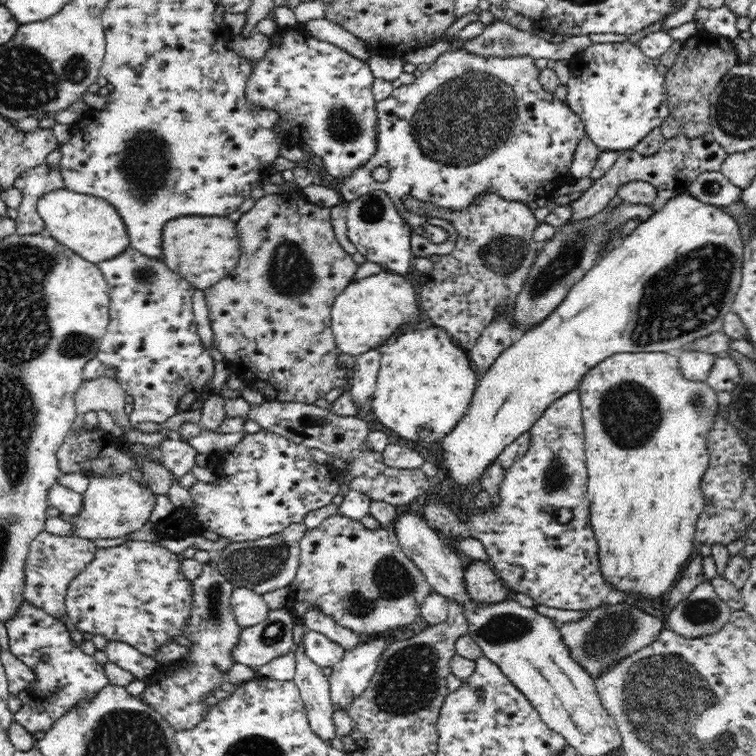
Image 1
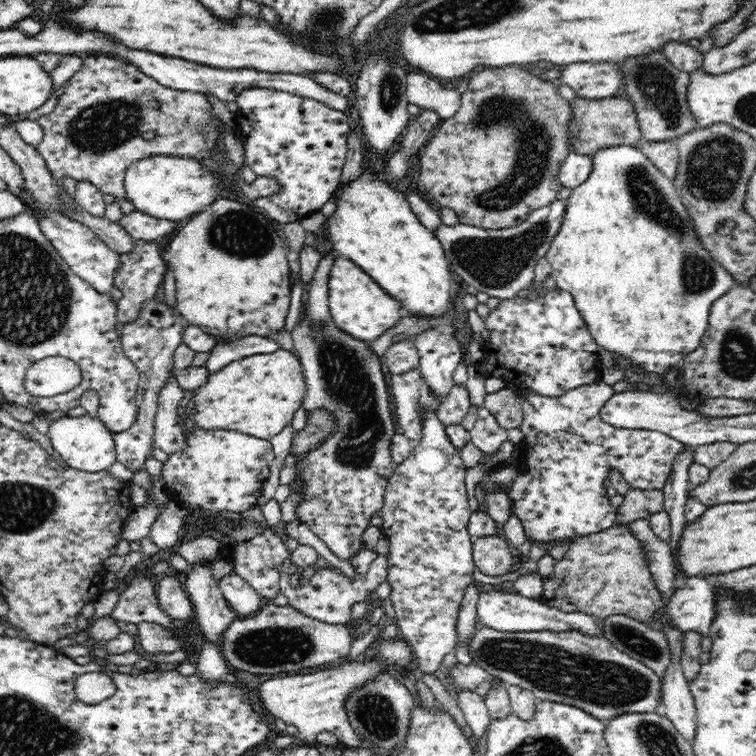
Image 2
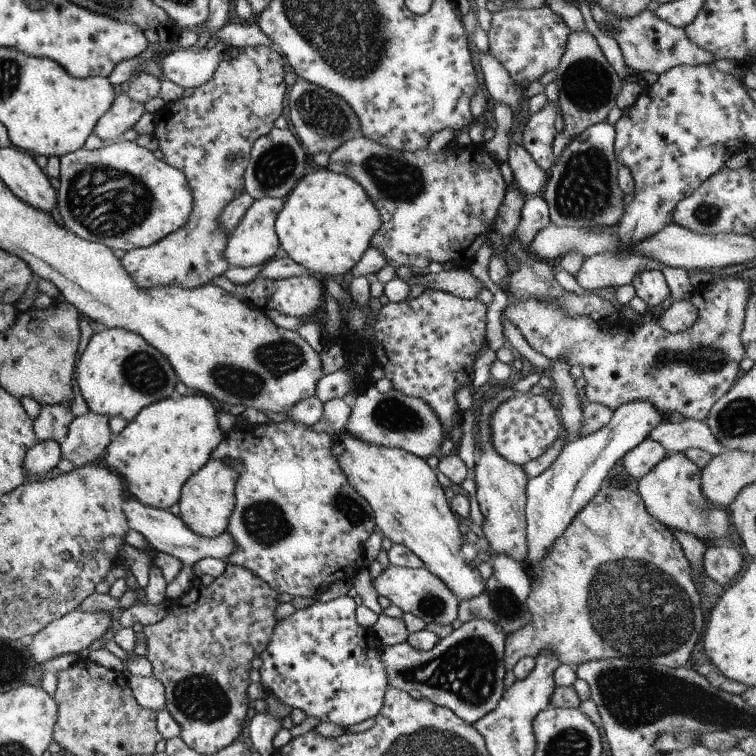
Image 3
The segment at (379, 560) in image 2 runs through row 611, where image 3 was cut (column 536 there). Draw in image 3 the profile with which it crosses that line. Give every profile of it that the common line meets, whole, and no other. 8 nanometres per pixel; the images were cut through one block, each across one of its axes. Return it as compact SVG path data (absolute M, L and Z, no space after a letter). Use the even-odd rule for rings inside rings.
M731 278L731 280L719 280L719 282L710 284L699 292L693 291L689 301L697 308L697 320L693 322L691 328L687 328L685 332L679 332L679 334L669 334L669 332L663 330L651 317L639 323L628 323L626 321L617 323L616 321L616 323L611 324L607 322L593 322L589 316L575 316L575 318L569 318L569 316L561 310L561 306L557 306L557 304L545 304L545 302L539 302L539 300L533 300L533 298L531 298L531 300L525 300L525 302L523 302L523 300L517 300L517 302L509 300L508 304L502 310L501 317L505 318L505 320L509 320L522 334L525 342L527 342L533 350L539 352L539 354L543 354L543 356L546 356L549 360L555 360L555 358L559 360L559 358L561 358L561 360L565 360L565 362L571 364L571 366L581 366L582 376L586 380L586 385L584 386L585 396L590 403L603 405L609 408L609 410L614 411L616 408L619 408L621 404L633 402L633 400L649 400L651 406L653 406L664 419L670 412L677 412L677 414L681 414L687 419L703 421L711 406L731 388L731 385L741 373L739 362L743 360L744 350L740 339L740 332L744 320L745 304L747 304L747 300L749 300L749 296L751 295L751 292L749 292L749 286L751 285L752 284L749 284L747 280Z

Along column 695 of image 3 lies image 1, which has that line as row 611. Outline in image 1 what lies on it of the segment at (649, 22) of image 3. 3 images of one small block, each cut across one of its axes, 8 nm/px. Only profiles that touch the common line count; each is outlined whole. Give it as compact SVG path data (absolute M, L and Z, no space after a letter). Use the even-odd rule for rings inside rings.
M44 531L38 533L30 544L25 564L25 599L59 618L65 614L65 594L68 585L94 560L98 552L101 550L94 541L72 535L56 536Z

